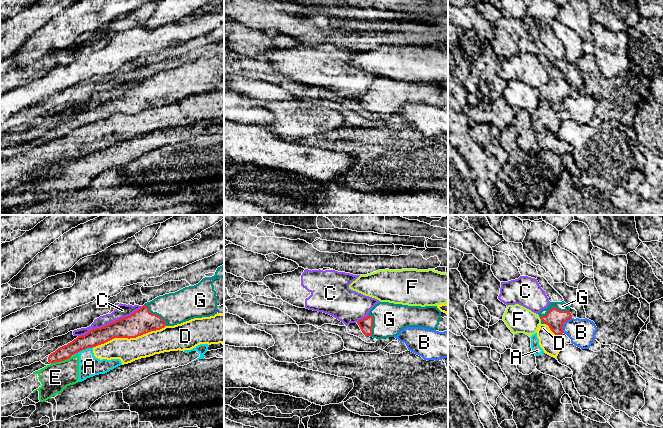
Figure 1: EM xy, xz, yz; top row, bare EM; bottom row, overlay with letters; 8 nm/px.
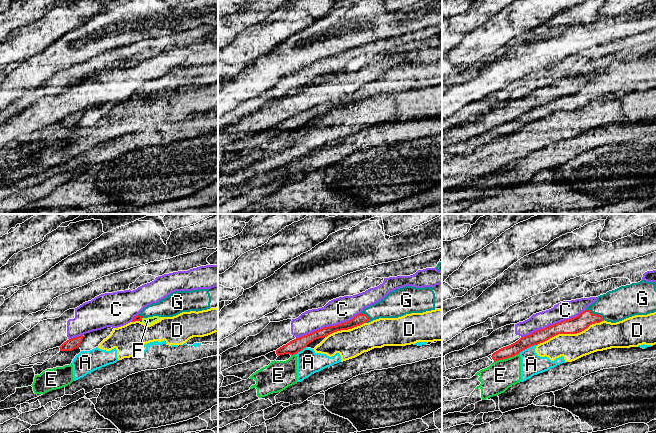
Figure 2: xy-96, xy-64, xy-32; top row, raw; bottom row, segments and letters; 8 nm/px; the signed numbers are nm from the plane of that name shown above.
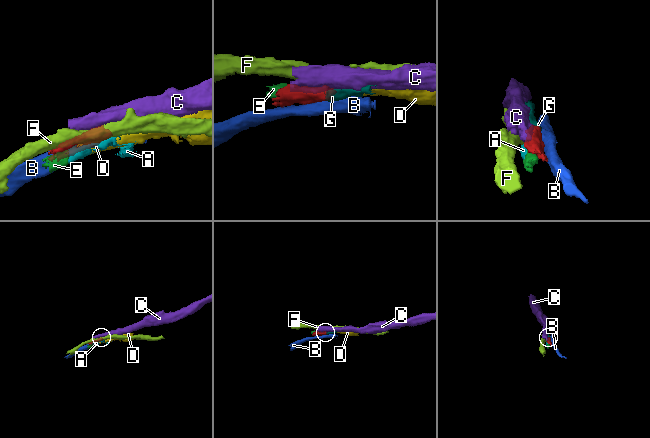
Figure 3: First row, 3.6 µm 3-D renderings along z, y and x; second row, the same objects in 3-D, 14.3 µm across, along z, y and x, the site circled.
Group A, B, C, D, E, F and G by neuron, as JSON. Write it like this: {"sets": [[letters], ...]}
{"sets": [["A", "D", "E"], ["B"], ["C"], ["F"], ["G"]]}

